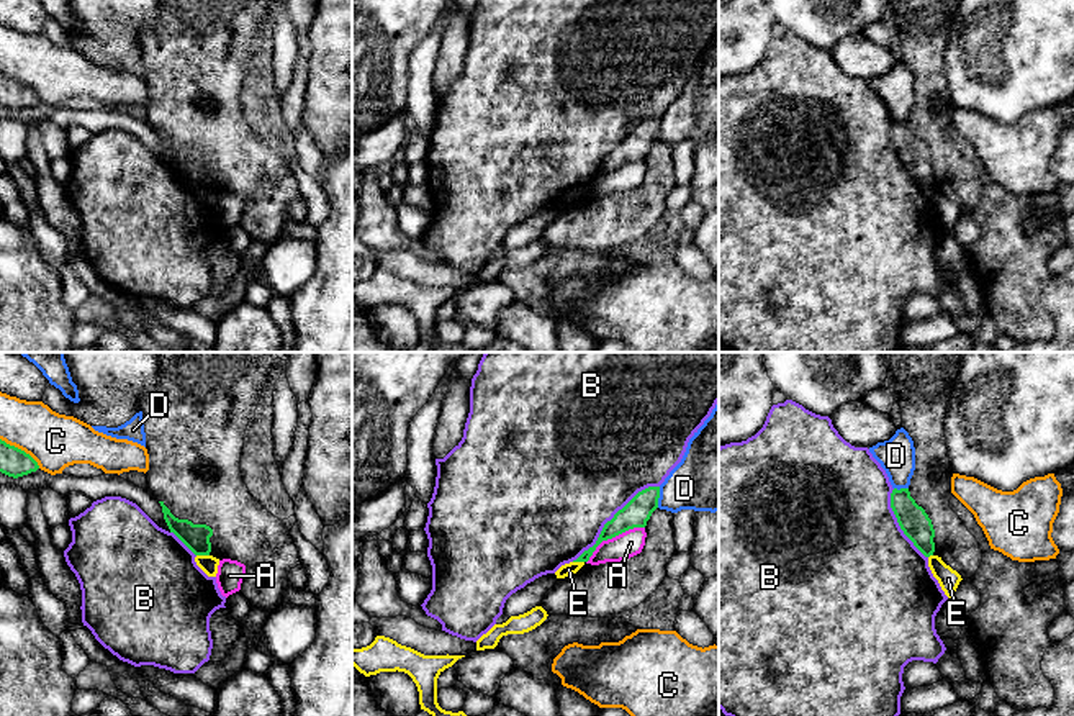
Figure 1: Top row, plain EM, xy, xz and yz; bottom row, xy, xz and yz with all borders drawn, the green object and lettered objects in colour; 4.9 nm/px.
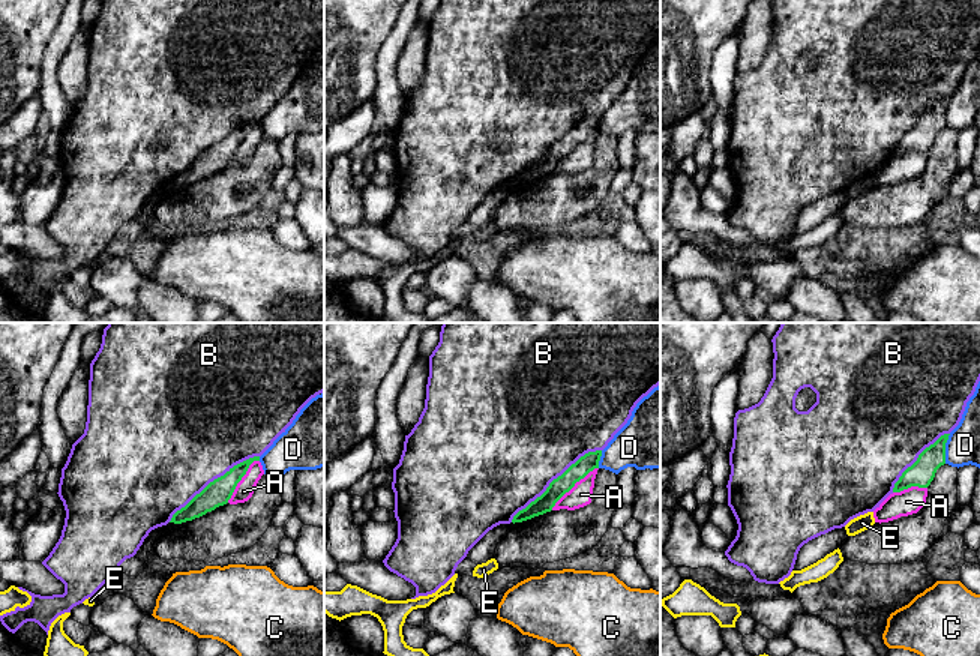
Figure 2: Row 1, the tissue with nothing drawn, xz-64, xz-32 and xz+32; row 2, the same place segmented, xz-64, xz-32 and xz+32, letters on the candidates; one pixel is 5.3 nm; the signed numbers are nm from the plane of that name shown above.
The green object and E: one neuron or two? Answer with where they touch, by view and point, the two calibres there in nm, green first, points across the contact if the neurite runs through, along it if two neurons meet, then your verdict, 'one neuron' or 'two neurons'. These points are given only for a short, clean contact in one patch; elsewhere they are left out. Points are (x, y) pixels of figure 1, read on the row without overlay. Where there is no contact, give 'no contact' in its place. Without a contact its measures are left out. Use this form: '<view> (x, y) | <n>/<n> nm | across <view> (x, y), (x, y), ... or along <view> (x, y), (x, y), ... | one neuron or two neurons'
xy (203, 187) | 130/90 nm | along xy (197, 187), (208, 189) | two neurons

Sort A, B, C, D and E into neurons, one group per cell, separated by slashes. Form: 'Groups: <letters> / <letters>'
Groups: A / B / C / D / E

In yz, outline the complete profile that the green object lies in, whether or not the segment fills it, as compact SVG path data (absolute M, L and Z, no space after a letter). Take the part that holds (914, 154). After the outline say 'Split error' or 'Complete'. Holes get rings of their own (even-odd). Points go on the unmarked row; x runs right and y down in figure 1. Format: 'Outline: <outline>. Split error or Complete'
Outline: M894 121L891 126L891 141L897 151L897 156L904 167L914 175L914 179L930 190L935 185L935 162L932 152L922 139L910 129L909 121Z. Complete

